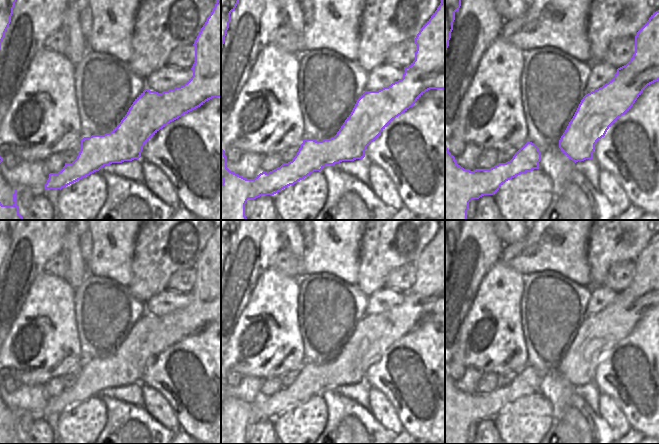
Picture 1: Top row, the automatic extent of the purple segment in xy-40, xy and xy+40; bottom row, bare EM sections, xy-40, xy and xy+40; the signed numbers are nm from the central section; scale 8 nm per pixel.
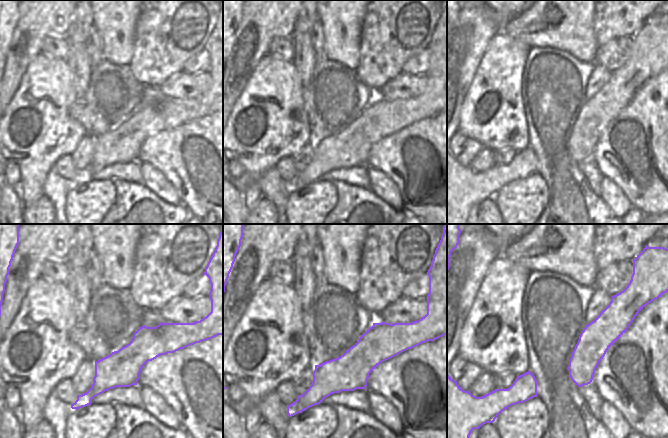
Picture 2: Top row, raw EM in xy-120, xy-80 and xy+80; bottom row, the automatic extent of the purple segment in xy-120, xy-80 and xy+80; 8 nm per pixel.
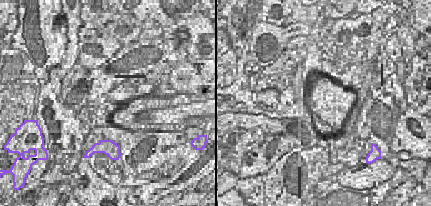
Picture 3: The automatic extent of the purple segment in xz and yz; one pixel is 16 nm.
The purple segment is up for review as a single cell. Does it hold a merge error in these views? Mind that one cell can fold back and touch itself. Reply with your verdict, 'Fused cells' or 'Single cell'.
Fused cells.

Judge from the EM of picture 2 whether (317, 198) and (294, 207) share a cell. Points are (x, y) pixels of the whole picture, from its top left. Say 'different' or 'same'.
same

